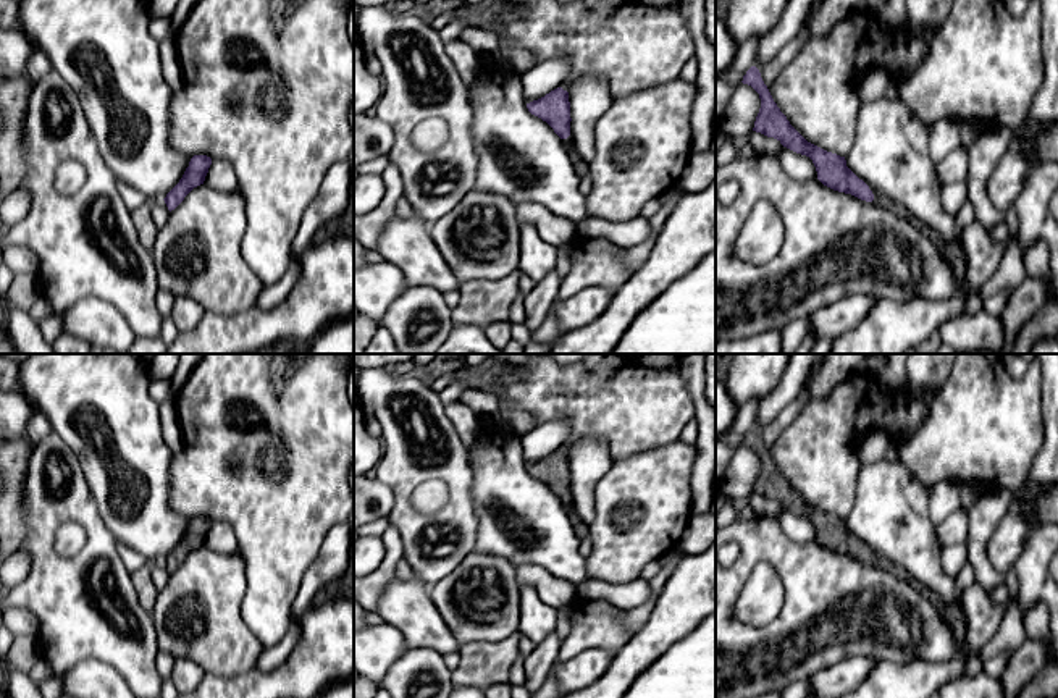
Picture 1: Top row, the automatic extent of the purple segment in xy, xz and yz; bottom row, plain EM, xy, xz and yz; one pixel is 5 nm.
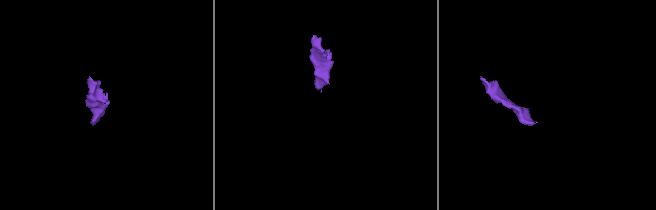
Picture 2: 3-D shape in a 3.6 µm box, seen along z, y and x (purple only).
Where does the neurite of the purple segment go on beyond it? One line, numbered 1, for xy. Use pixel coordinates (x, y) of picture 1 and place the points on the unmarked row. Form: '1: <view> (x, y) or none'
1: none

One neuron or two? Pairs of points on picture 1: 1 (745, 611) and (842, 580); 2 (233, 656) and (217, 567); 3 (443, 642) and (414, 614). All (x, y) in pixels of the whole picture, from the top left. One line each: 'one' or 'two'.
1: two
2: one
3: one

